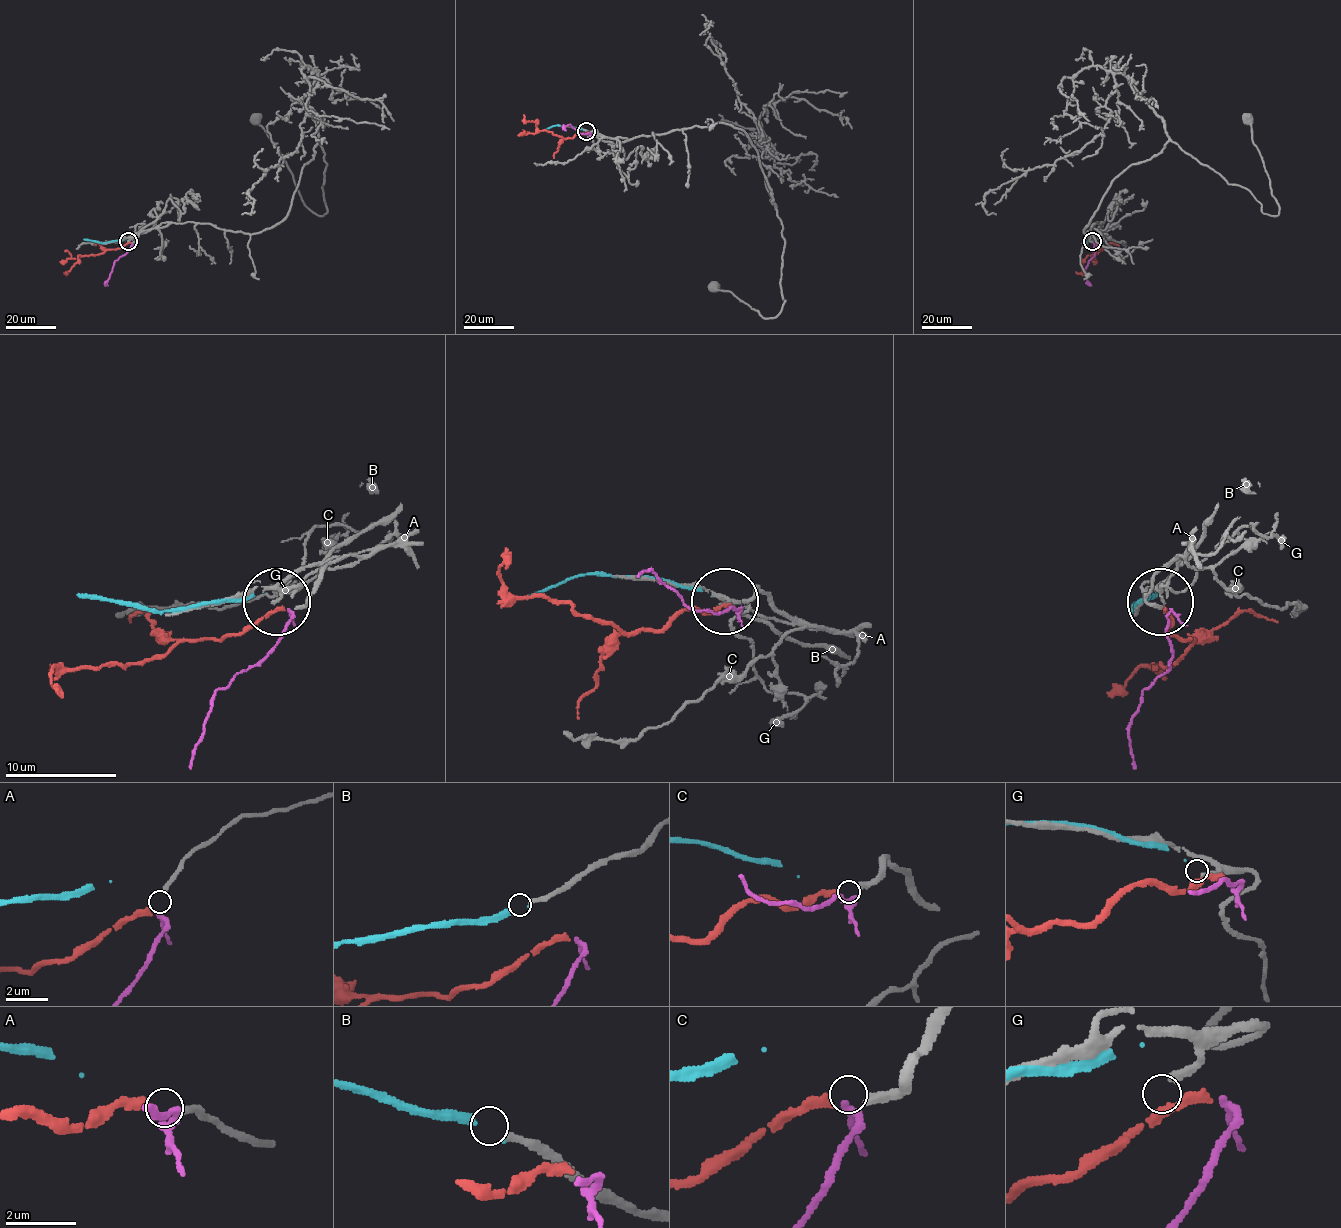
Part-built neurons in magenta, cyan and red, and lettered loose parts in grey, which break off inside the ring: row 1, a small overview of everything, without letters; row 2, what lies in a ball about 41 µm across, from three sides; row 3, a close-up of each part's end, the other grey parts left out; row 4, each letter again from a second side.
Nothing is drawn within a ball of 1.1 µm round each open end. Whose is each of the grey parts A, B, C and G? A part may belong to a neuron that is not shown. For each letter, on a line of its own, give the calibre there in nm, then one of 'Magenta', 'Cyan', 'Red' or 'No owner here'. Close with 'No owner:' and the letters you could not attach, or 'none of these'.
A: Thickness 190 nm. Magenta
B: Thickness 200 nm. Cyan
C: Thickness 240 nm. Red
G: Thickness 200 nm. No owner here
No owner: G

